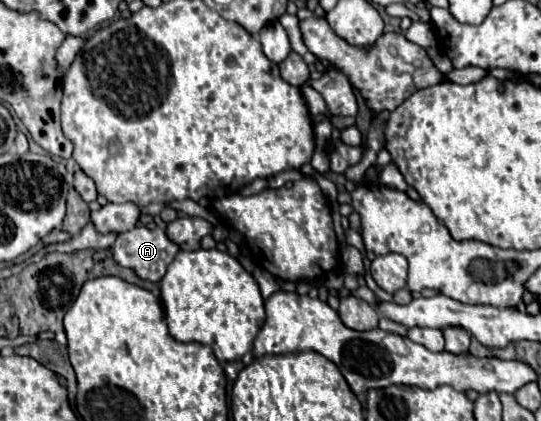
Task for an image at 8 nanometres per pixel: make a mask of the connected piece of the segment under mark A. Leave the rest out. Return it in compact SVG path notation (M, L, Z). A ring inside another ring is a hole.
M135 227L119 233L111 251L119 265L135 269L141 279L161 281L167 265L179 253L179 245L169 239L165 229Z

